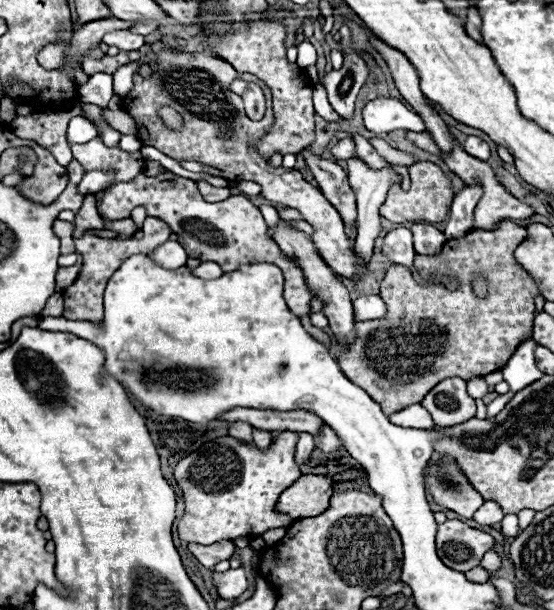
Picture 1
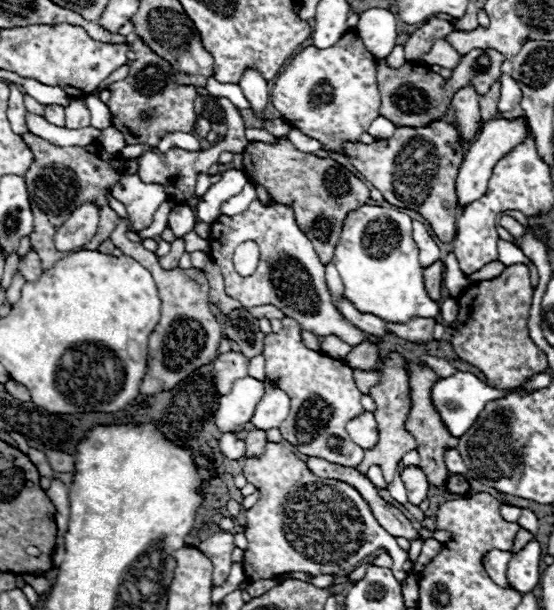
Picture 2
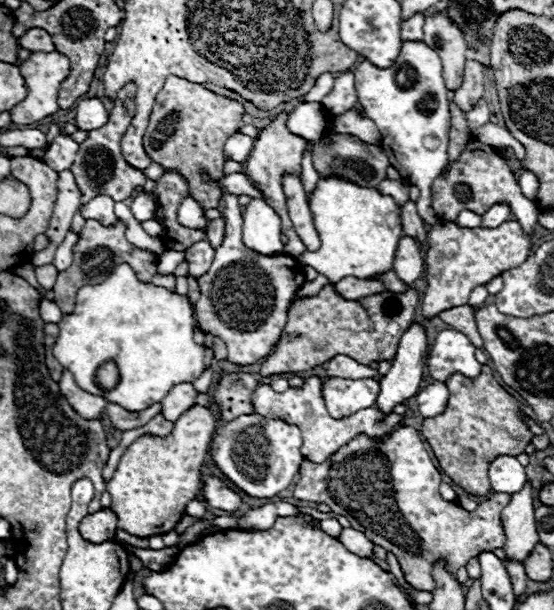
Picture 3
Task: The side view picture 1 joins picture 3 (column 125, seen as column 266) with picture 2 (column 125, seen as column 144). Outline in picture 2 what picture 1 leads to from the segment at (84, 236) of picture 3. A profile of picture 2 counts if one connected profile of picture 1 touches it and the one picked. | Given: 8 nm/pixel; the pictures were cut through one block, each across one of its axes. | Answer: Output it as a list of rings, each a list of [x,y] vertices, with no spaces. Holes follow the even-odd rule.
[[[138,174],[122,176],[122,180],[112,188],[112,196],[126,206],[134,230],[148,228],[158,206],[166,202],[164,188],[158,184],[144,184]]]

